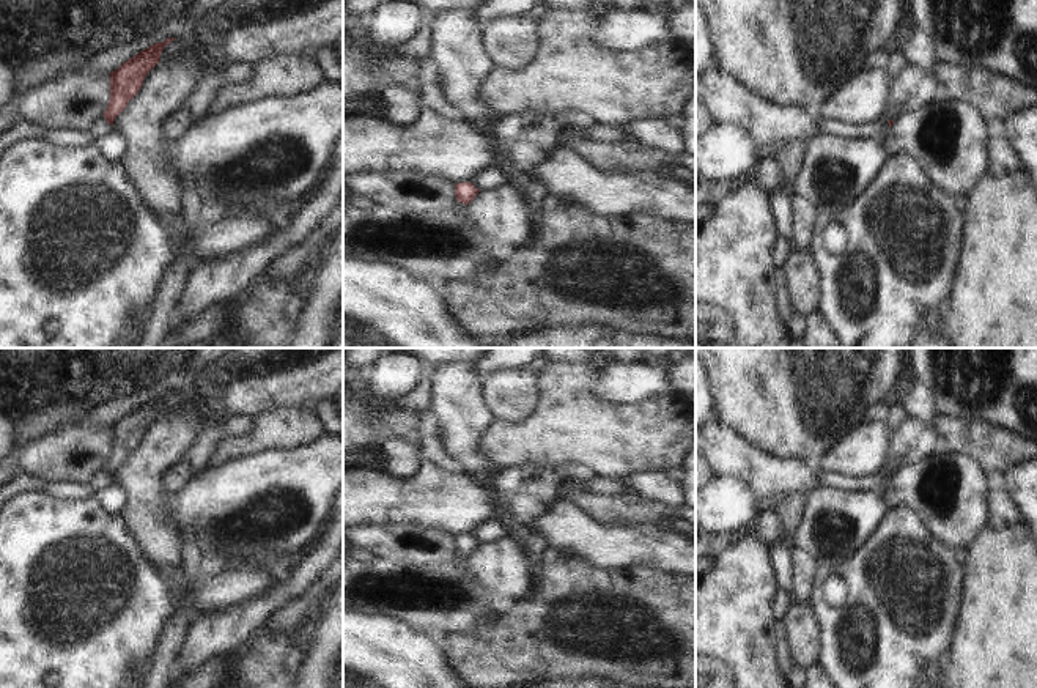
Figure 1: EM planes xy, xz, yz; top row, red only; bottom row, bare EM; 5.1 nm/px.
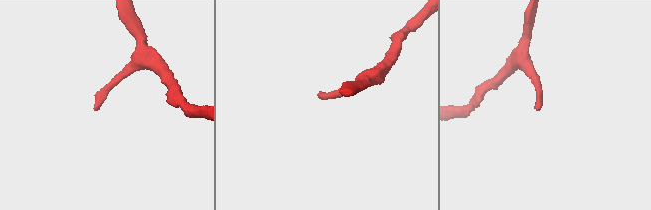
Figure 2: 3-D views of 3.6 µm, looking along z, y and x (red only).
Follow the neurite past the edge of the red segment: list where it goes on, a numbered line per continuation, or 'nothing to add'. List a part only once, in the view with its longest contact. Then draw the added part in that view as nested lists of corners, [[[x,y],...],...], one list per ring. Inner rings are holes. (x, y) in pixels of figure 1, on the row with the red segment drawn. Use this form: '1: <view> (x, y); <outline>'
nothing to add

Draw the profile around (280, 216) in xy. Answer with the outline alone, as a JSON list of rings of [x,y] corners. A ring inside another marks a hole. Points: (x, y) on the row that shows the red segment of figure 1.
[[[299,200],[297,203],[286,205],[282,208],[274,208],[264,214],[269,216],[274,224],[282,227],[297,213],[297,209],[302,203],[304,203],[304,200]]]

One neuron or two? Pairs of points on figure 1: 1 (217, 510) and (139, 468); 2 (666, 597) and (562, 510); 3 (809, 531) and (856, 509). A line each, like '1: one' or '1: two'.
1: two
2: two
3: one

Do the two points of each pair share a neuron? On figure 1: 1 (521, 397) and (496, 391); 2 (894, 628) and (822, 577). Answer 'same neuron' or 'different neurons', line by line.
1: same neuron
2: same neuron

